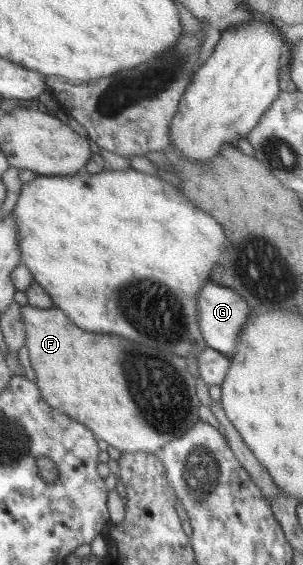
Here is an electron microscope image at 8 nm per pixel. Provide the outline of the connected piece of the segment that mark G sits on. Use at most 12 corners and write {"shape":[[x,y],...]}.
{"shape":[[206,281],[196,323],[206,345],[232,357],[252,312],[232,289]]}

